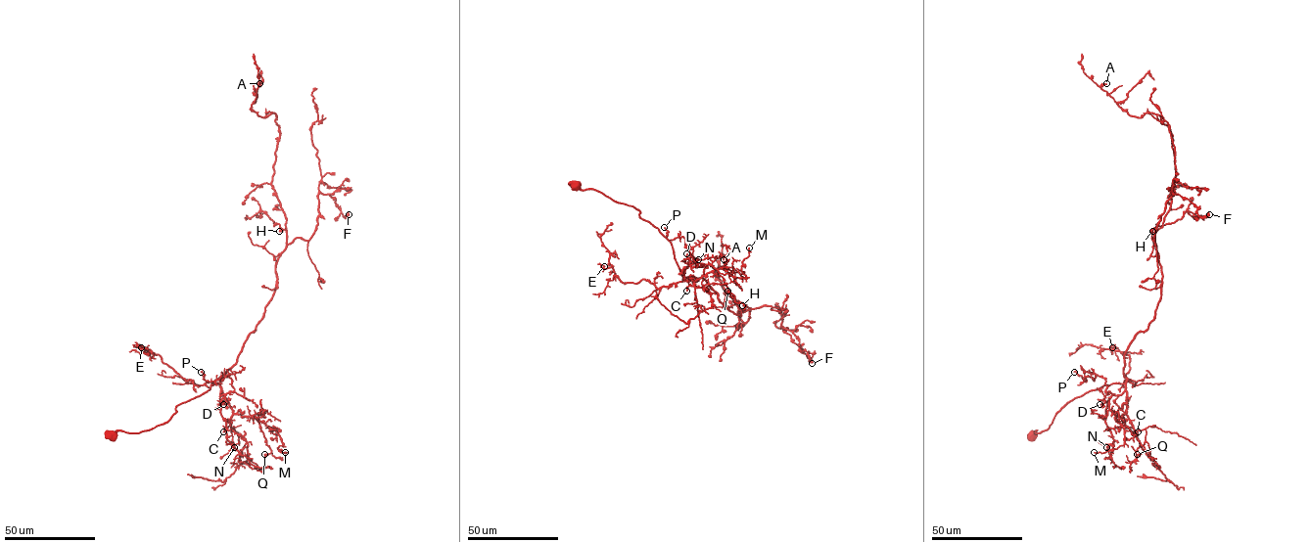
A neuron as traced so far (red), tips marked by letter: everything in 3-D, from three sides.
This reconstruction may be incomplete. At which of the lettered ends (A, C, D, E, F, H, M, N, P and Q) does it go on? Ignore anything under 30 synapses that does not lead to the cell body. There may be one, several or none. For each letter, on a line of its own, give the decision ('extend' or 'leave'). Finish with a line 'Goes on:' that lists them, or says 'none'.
A: leave
C: leave
D: extend
E: leave
F: leave
H: leave
M: leave
N: leave
P: leave
Q: leave
Goes on: D

